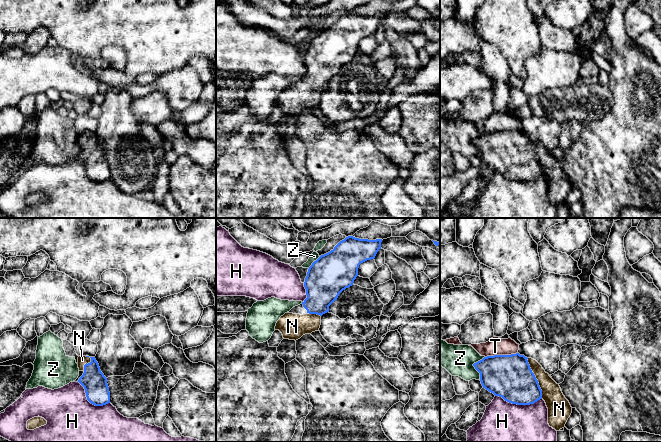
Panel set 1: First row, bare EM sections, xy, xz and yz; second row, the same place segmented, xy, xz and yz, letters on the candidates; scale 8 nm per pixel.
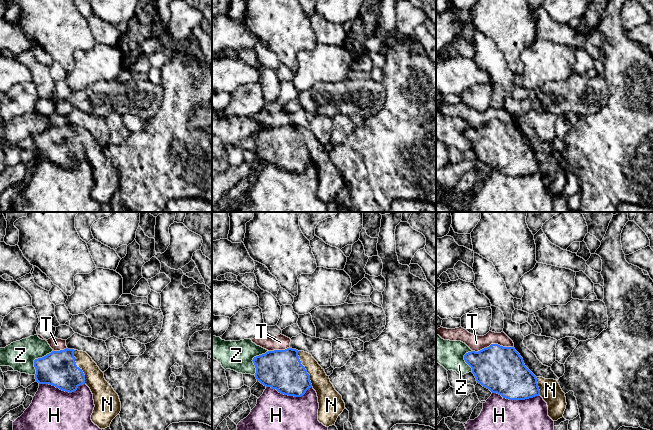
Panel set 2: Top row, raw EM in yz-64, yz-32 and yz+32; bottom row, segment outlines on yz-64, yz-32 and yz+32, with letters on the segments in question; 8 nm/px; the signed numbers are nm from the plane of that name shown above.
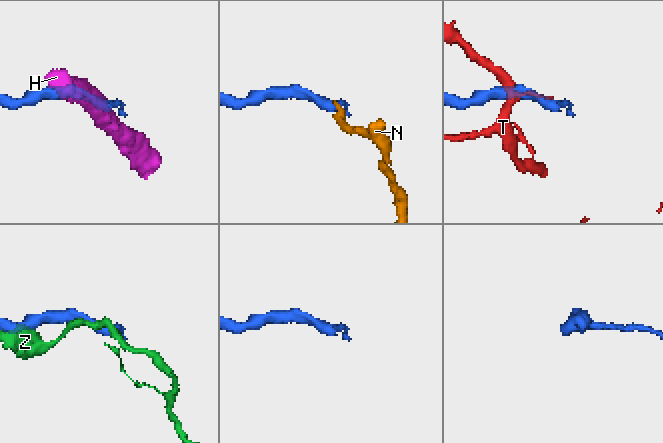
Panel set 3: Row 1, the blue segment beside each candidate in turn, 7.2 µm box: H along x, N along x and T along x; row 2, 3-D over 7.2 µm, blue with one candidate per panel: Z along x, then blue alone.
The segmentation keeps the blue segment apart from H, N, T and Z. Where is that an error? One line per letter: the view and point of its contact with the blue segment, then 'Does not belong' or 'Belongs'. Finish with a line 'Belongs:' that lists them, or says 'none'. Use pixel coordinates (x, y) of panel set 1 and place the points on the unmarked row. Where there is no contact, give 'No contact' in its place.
H: Touches blue at yz (518, 180). Does not belong
N: Touches blue at yz (535, 154). Belongs
T: Touches blue at yz (501, 131). Does not belong
Z: Touches blue at yz (473, 141). Does not belong
Belongs: N

